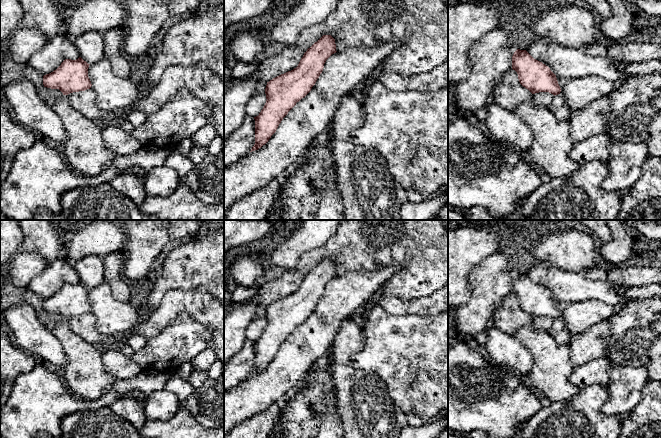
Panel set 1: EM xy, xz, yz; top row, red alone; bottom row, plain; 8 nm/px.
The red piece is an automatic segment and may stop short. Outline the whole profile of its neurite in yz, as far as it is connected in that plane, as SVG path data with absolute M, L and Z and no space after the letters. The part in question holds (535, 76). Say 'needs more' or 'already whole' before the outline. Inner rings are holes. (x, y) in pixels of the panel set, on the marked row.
already whole | M517 49L514 52L512 69L517 72L520 84L532 94L549 92L555 96L561 92L556 75L526 50Z

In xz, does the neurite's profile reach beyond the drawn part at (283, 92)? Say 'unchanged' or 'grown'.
unchanged

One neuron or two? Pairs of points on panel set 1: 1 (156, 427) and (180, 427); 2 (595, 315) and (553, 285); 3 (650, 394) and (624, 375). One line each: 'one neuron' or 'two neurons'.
1: one neuron
2: two neurons
3: two neurons

